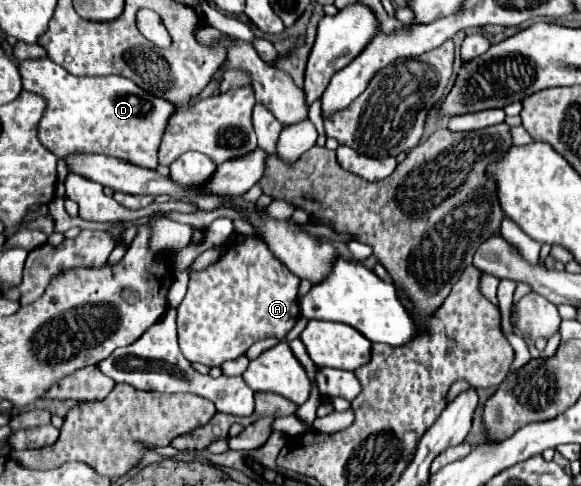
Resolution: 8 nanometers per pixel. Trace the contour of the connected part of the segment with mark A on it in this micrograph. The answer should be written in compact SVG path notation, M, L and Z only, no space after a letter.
M244 235L242 241L234 241L234 245L204 271L190 271L188 293L178 307L178 345L182 355L190 363L202 363L208 367L220 367L224 361L238 359L248 351L248 347L266 337L274 337L284 341L288 331L296 325L300 317L298 307L298 285L300 279L276 261L276 257L266 249L266 243L254 235Z

